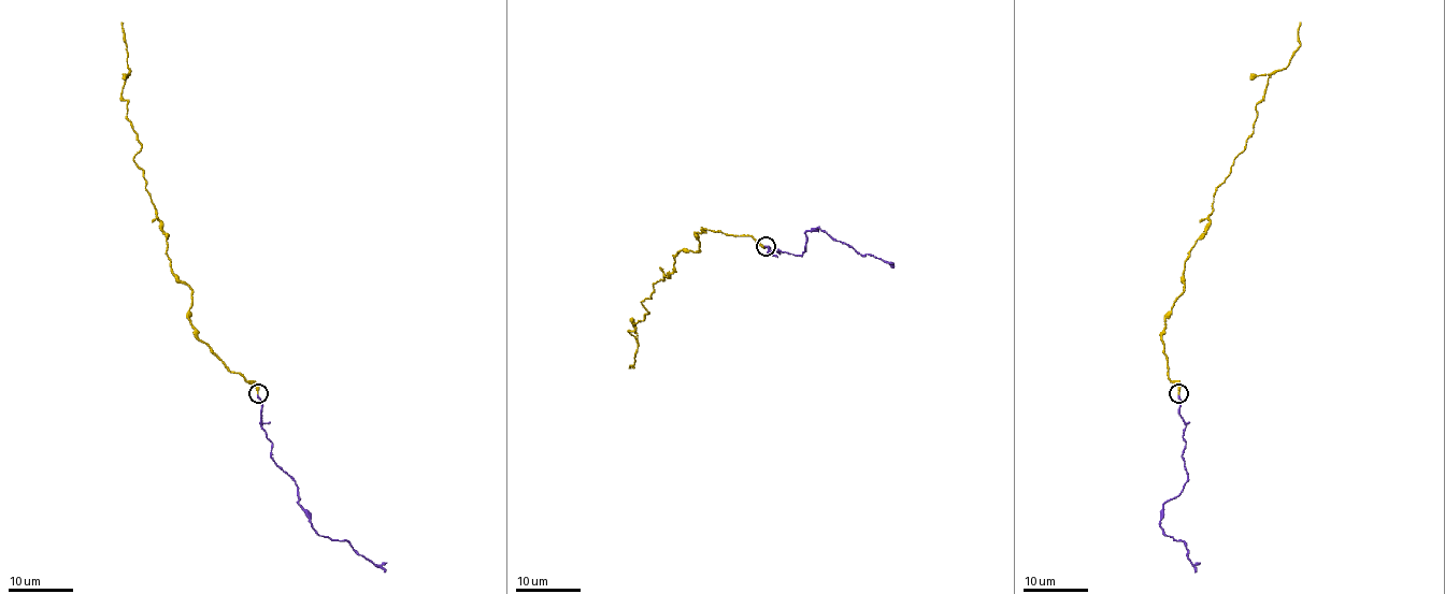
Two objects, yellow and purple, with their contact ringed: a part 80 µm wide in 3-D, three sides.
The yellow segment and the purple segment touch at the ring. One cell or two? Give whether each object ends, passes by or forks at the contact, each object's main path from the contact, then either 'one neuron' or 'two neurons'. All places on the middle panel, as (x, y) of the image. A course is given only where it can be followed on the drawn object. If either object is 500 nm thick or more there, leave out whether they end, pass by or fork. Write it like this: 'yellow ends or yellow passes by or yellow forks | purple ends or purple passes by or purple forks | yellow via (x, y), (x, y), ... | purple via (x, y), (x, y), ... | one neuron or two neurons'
yellow ends | purple ends | yellow via (766, 246), (699, 233), (699, 251), (677, 252), (642, 302), (648, 313), (628, 333), (637, 339), (628, 368) | purple via (766, 246), (769, 252), (778, 249), (800, 255), (805, 251), (806, 231), (818, 228), (895, 265) | one neuron

